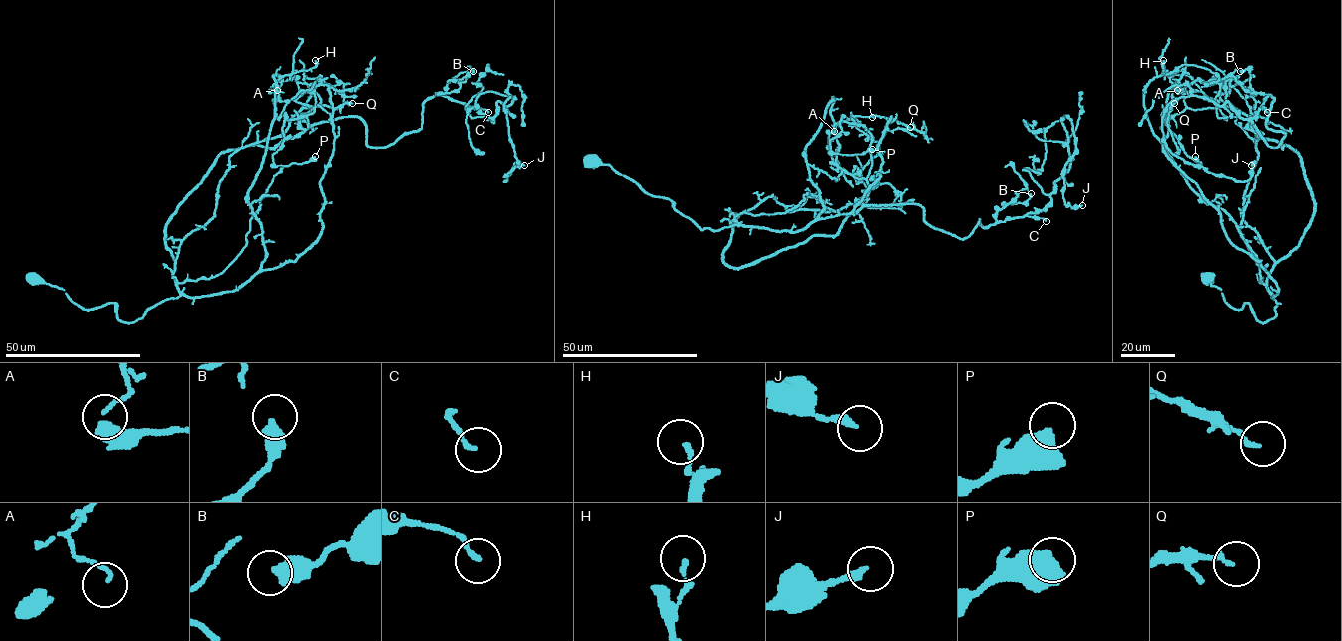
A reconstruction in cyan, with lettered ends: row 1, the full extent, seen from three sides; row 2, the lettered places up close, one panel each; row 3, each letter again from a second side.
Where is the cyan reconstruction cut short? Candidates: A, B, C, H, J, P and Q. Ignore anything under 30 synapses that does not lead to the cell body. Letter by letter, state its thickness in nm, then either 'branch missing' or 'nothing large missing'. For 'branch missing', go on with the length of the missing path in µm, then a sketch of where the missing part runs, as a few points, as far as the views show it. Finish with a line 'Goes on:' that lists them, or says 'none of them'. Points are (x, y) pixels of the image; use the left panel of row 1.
A: calibre 110 nm; nothing large missing
B: calibre 500 nm; nothing large missing
C: calibre 140 nm; nothing large missing
H: calibre 140 nm; nothing large missing
J: calibre 240 nm; nothing large missing
P: calibre 550 nm; nothing large missing
Q: calibre 140 nm; nothing large missing
Goes on: none of them

